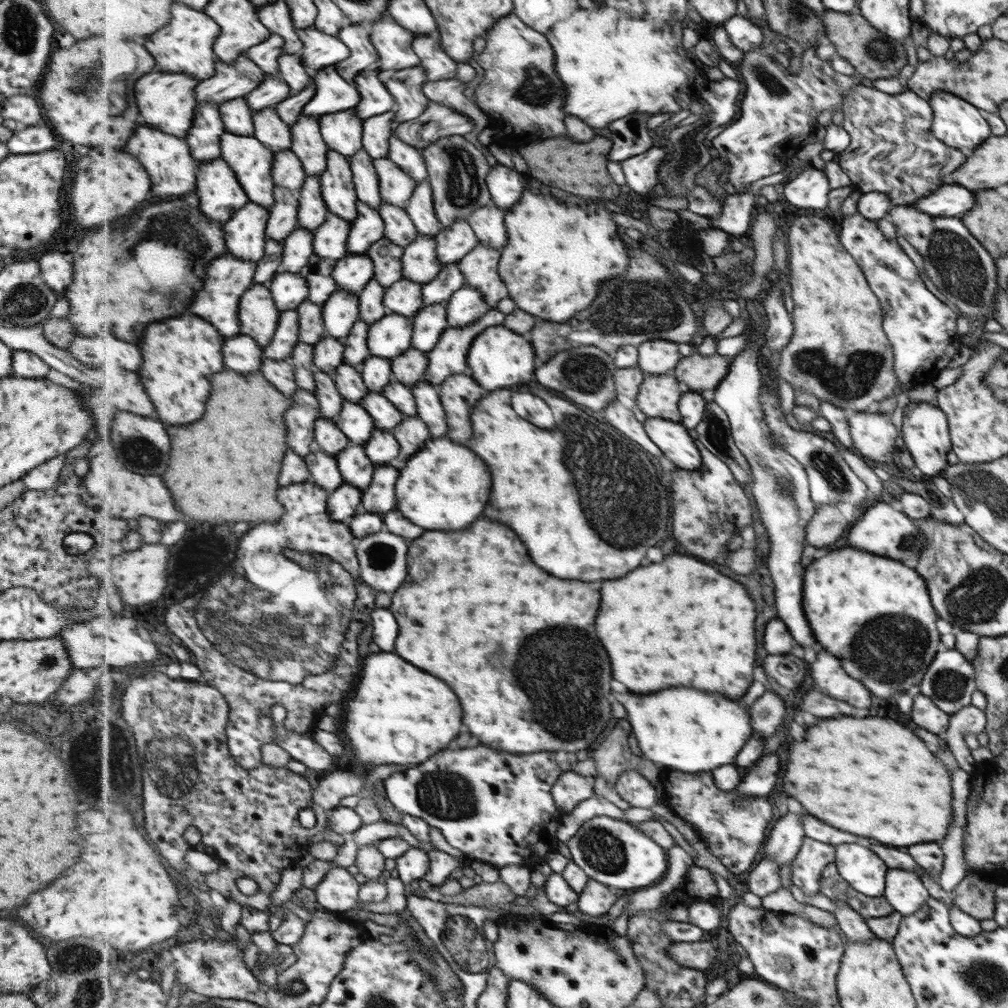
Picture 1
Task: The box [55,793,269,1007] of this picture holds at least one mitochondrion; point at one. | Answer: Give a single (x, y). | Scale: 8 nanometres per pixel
(78, 955)

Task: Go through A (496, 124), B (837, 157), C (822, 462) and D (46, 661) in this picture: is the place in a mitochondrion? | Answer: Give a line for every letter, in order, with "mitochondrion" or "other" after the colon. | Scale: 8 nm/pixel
A: other
B: other
C: mitochondrion
D: mitochondrion

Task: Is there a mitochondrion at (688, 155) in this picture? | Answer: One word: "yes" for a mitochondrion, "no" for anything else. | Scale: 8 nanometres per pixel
yes

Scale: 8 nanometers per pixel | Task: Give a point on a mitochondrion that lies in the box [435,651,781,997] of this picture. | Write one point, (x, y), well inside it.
(465, 943)

